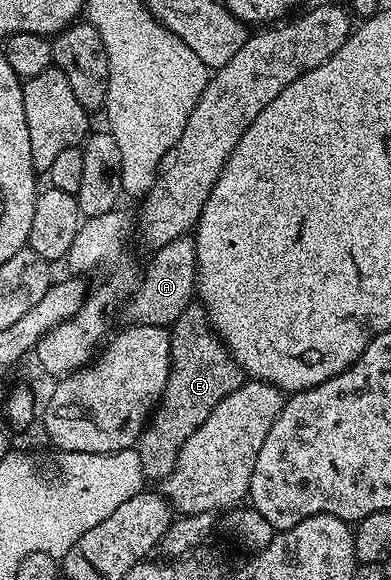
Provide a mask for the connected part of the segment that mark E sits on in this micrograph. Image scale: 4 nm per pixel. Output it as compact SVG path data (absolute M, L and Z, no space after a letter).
M191 302L188 308L184 308L184 312L180 312L180 316L176 316L168 329L168 384L164 384L162 398L136 443L142 477L146 480L161 480L171 474L180 456L180 448L188 440L188 436L192 436L192 432L196 432L196 428L200 428L200 424L204 424L208 416L212 416L212 408L216 408L216 404L220 404L224 396L239 390L244 381L240 364L236 364L226 343L218 339L201 302Z

